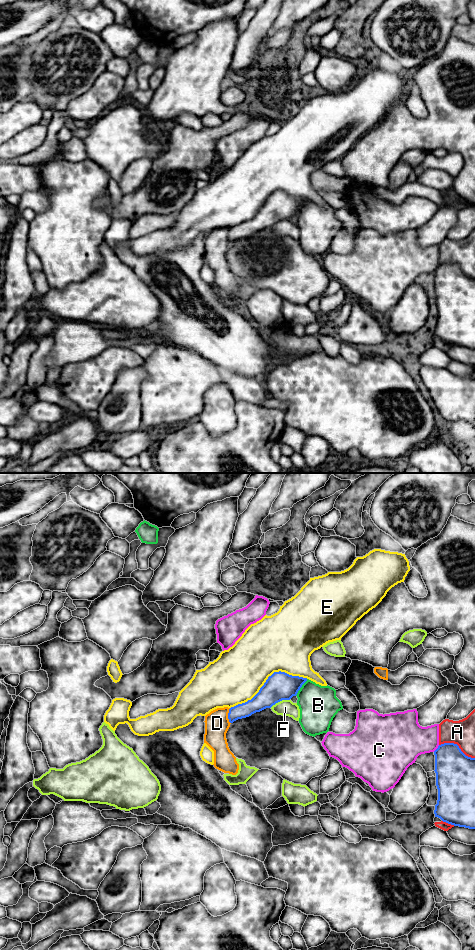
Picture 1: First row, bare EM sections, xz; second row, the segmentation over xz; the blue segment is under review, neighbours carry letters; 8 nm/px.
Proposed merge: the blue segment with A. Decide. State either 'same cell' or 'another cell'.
another cell

